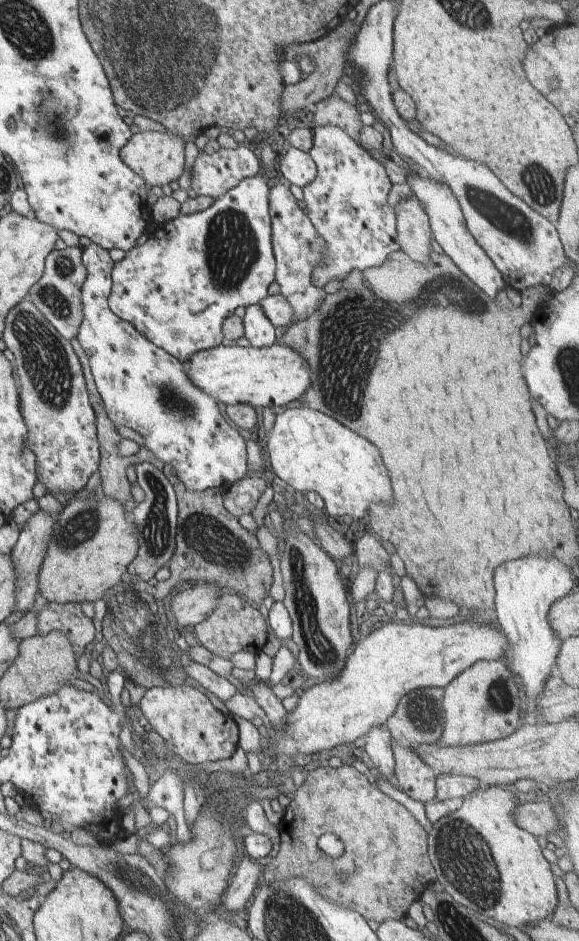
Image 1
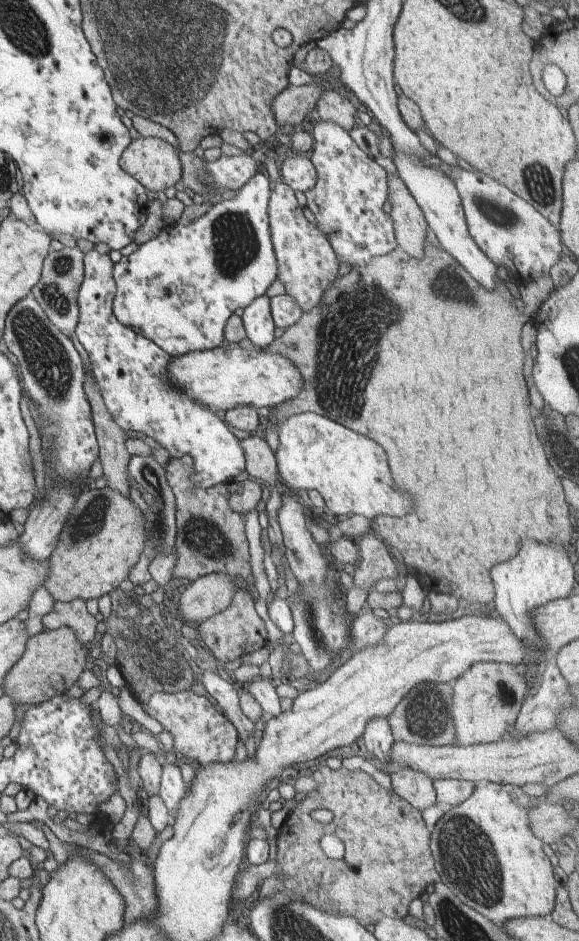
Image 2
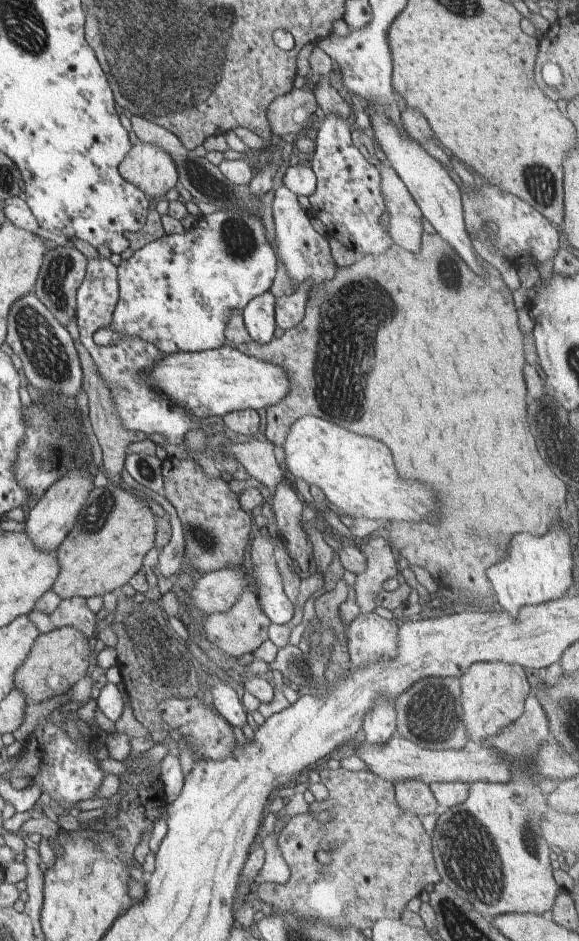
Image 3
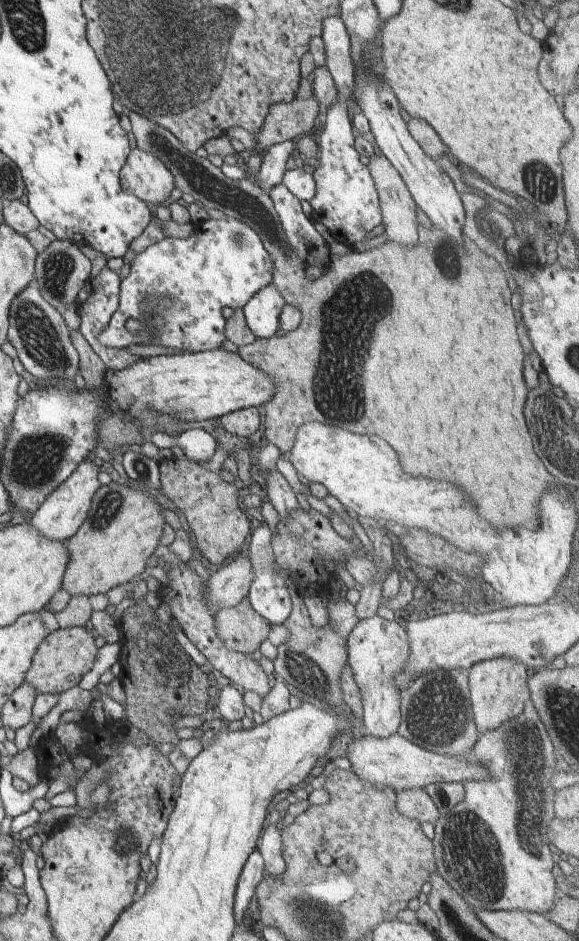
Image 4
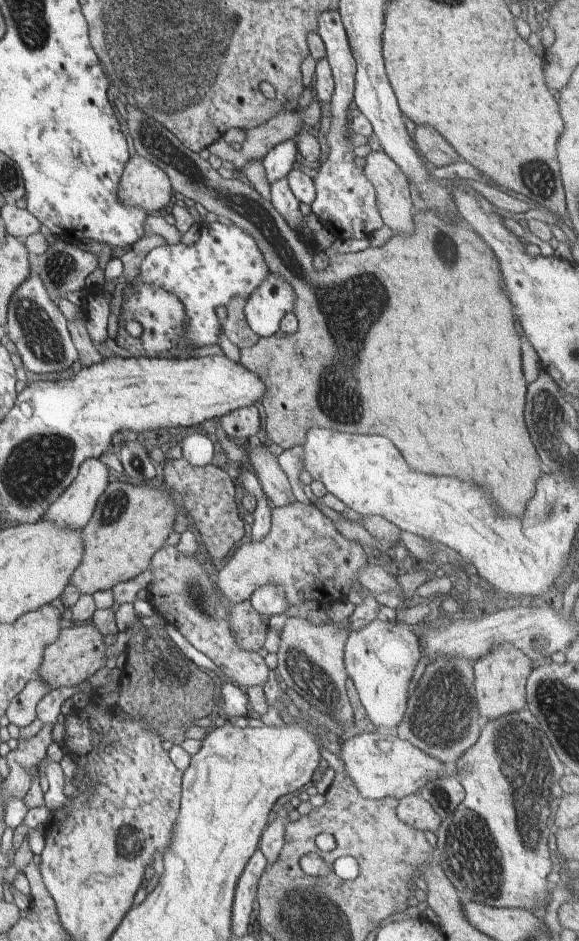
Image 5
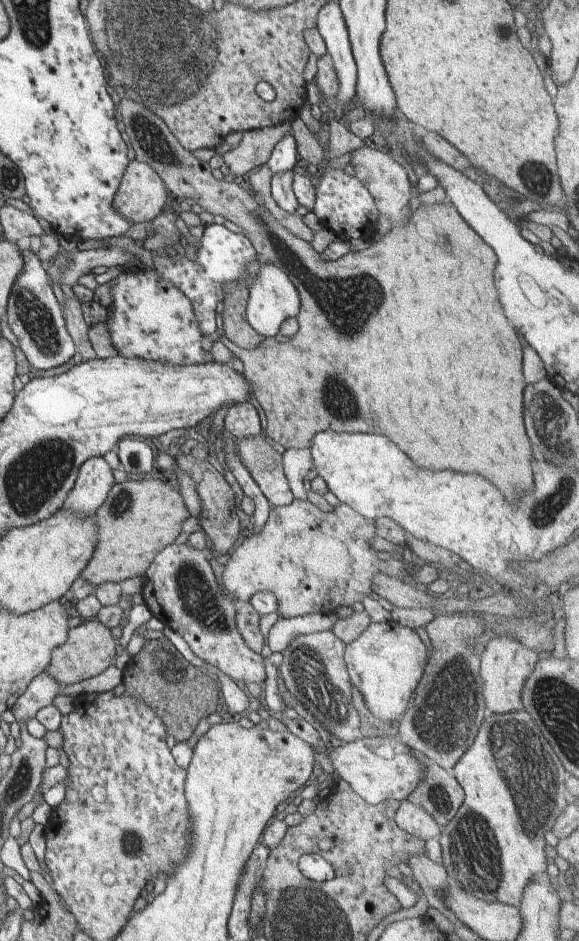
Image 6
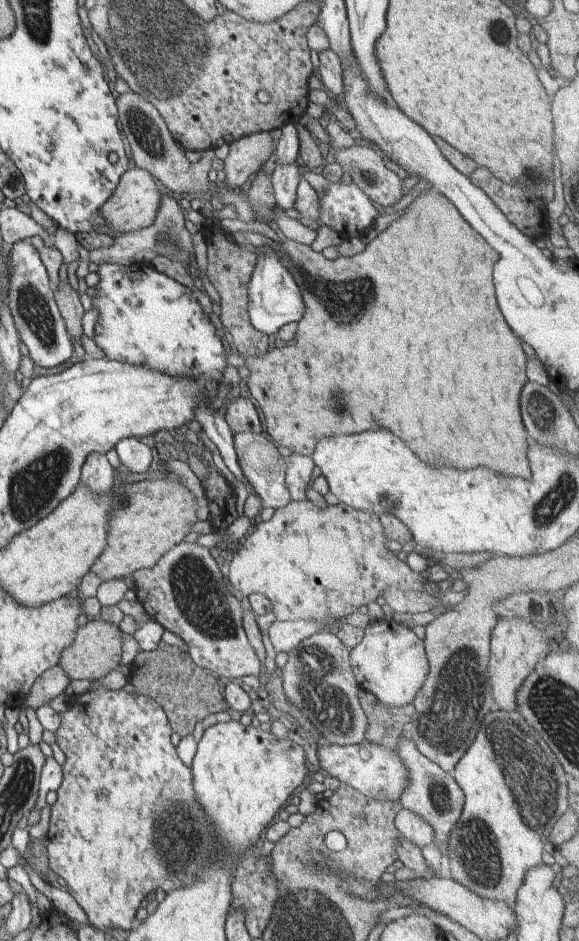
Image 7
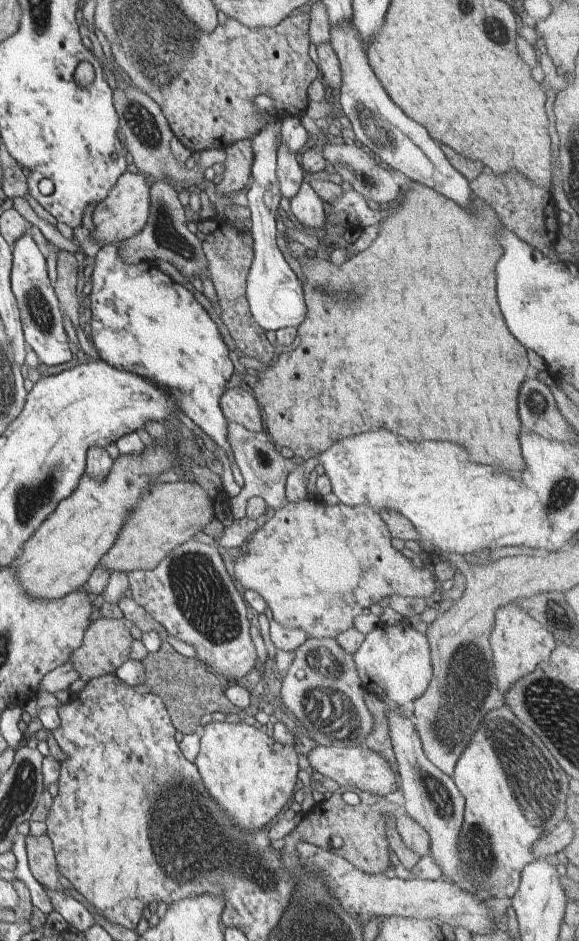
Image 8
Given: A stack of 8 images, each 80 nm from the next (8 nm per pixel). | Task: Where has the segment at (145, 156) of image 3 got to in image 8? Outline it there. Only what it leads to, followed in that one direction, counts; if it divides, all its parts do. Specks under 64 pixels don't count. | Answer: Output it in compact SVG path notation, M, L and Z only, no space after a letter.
M128 171L122 173L108 196L95 207L92 215L95 228L91 231L92 240L103 246L109 244L120 245L121 242L142 231L150 212L149 186L148 178L141 171L137 174Z

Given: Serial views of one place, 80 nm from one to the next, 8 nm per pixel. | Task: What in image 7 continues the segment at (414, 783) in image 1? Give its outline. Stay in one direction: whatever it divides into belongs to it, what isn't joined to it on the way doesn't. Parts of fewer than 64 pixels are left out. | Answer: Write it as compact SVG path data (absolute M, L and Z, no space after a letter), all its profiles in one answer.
M402 808L395 817L395 826L403 839L411 841L422 849L435 839L434 828L418 814Z

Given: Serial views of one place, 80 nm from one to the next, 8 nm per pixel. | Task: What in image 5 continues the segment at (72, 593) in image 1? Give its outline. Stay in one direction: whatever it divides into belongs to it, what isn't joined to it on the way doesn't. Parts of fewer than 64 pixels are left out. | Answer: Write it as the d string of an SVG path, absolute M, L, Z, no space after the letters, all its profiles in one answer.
M110 482L104 494L98 498L94 514L88 525L82 530L84 556L78 568L70 574L70 583L75 584L81 594L92 594L112 589L120 582L134 579L151 566L154 554L166 545L166 539L174 532L174 520L179 515L176 494L160 482L142 482L142 486L130 485L129 482Z

